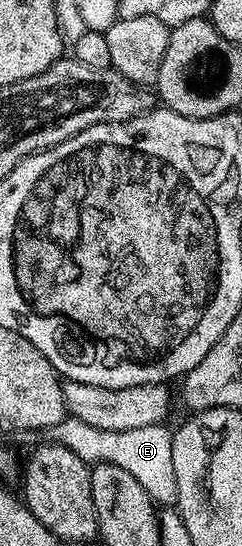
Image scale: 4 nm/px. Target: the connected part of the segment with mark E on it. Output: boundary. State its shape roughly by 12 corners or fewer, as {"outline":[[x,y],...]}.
{"outline":[[69,415],[43,430],[90,465],[114,463],[157,506],[176,503],[173,432],[102,431]]}

